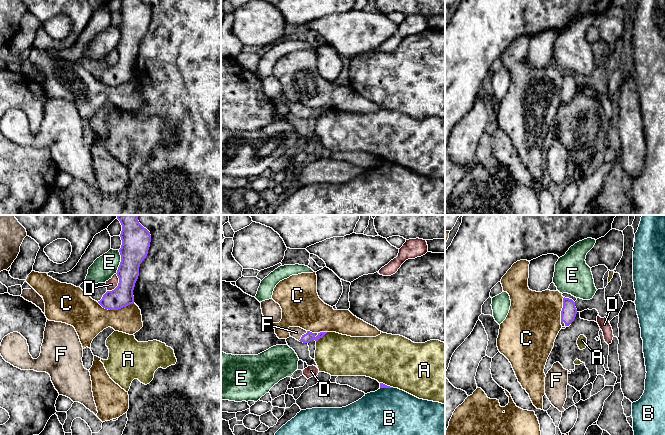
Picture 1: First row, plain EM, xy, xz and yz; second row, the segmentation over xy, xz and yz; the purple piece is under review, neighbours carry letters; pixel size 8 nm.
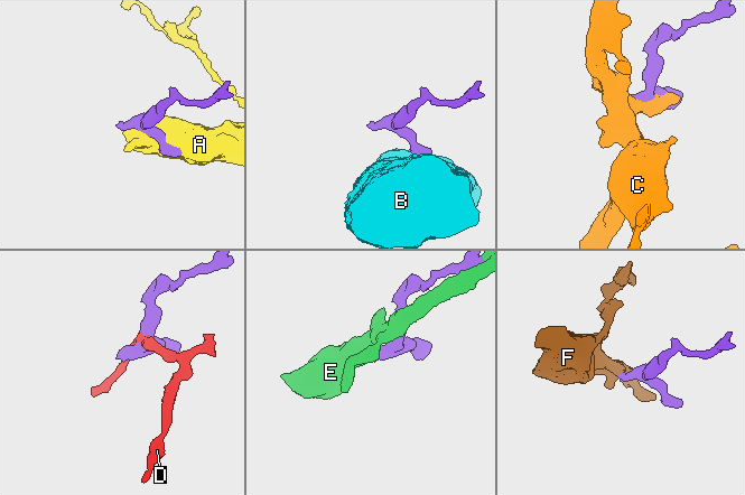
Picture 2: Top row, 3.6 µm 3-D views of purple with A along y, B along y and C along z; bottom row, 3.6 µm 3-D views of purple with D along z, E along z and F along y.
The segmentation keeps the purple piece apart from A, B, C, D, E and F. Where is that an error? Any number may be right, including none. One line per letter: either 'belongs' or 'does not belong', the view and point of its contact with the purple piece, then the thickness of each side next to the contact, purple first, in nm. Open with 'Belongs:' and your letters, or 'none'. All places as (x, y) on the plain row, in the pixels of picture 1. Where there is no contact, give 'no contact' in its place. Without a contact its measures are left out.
Belongs: F
A: does not belong; meets purple in xz at (321, 113); 80 nm thick on the purple side, 340 nm on the other
B: does not belong; meets purple in xz at (386, 163); 40 nm thick on the purple side, 500 nm on the other
C: does not belong; meets purple in xy at (115, 85); 170 nm thick on the purple side, 280 nm on the other
D: does not belong; meets purple in xy at (118, 60); 180 nm thick on the purple side, 90 nm on the other
E: does not belong; meets purple in xy at (120, 38); 220 nm thick on the purple side, 190 nm on the other
F: belongs; meets purple in xz at (302, 112); 80 nm thick on the purple side, 100 nm on the other

